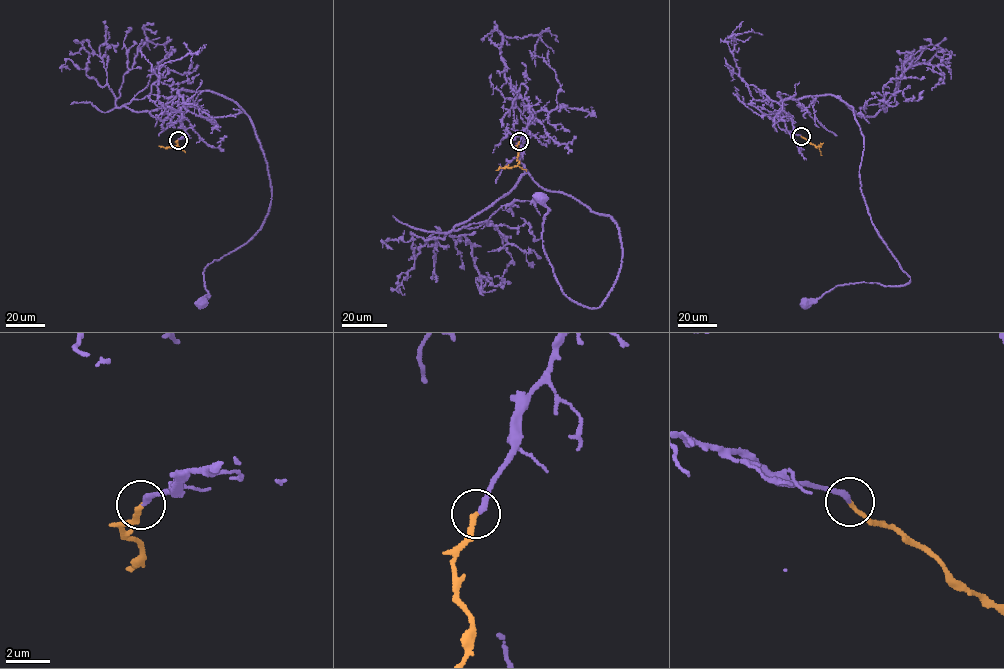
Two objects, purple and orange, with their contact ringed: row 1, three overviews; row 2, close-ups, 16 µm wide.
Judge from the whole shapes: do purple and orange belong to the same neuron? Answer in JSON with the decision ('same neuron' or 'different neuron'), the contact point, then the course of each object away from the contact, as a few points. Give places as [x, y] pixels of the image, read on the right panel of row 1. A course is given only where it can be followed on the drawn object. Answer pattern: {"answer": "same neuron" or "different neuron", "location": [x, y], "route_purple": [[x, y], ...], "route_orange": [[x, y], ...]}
{"answer": "same neuron", "location": [801, 136], "route_purple": [[801, 136], [775, 120], [781, 100], [830, 94], [851, 106], [867, 210], [910, 277], [839, 284], [807, 302]], "route_orange": [[801, 136], [818, 146], [823, 143]]}

